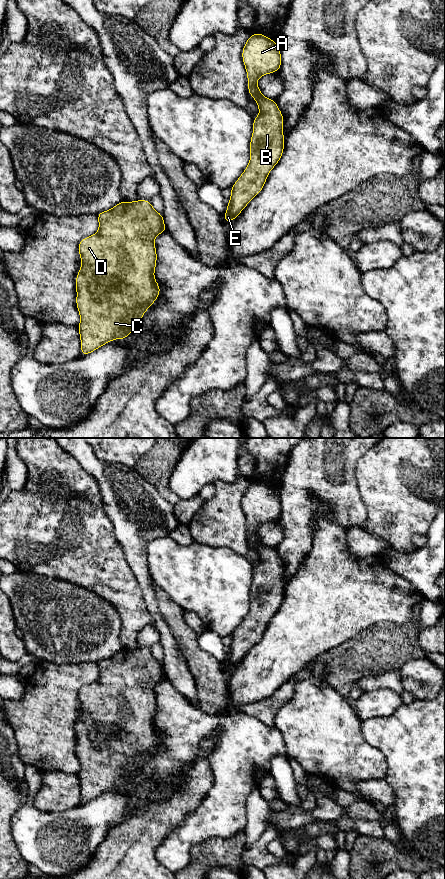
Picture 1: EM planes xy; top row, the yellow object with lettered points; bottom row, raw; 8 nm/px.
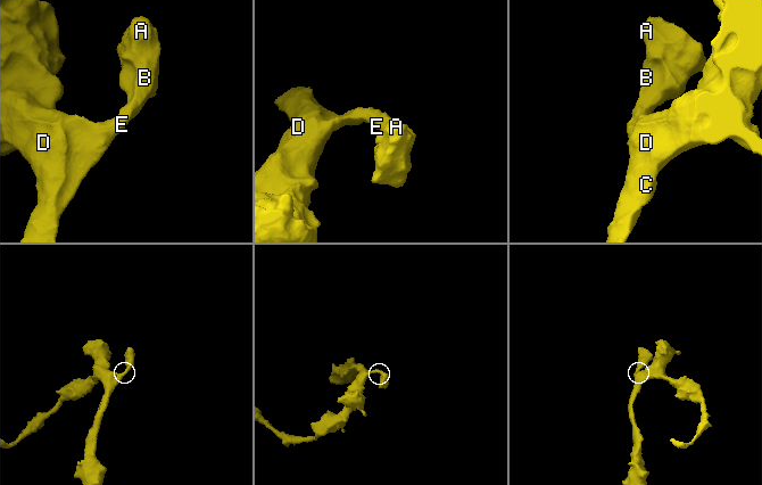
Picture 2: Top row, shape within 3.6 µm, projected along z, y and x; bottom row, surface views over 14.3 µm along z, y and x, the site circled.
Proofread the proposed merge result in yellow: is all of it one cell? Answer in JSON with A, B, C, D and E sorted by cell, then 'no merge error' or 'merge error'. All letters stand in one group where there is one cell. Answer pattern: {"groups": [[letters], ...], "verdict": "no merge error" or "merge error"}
{"groups": [["A", "B", "C", "D", "E"]], "verdict": "no merge error"}

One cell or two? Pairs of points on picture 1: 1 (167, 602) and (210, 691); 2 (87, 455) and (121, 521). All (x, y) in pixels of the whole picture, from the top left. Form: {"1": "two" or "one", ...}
{"1": "one", "2": "one"}

